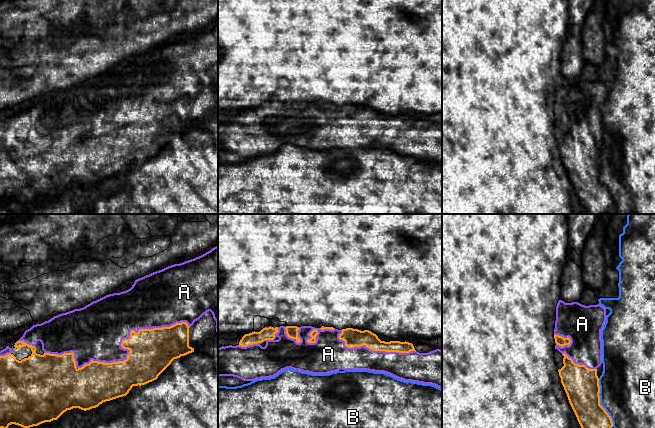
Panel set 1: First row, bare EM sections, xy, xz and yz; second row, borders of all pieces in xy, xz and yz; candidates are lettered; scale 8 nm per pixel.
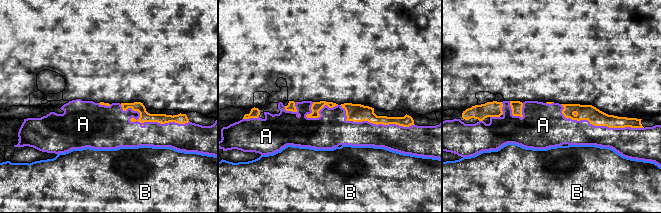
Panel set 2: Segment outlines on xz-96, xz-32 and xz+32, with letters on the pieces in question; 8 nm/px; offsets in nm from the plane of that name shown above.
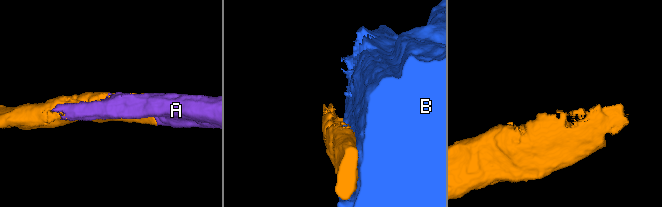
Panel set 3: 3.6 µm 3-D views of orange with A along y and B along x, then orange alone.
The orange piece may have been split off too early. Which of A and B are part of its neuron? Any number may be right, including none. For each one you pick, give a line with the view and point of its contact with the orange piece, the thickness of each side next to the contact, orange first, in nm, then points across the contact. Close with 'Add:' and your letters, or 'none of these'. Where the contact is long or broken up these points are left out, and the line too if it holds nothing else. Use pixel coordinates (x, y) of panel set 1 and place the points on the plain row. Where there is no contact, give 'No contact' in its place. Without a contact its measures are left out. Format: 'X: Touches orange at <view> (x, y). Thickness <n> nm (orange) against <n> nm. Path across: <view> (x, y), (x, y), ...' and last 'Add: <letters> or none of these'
A: Touches orange at xy (126, 135). Thickness 360 nm (orange) against 320 nm
Add: A

